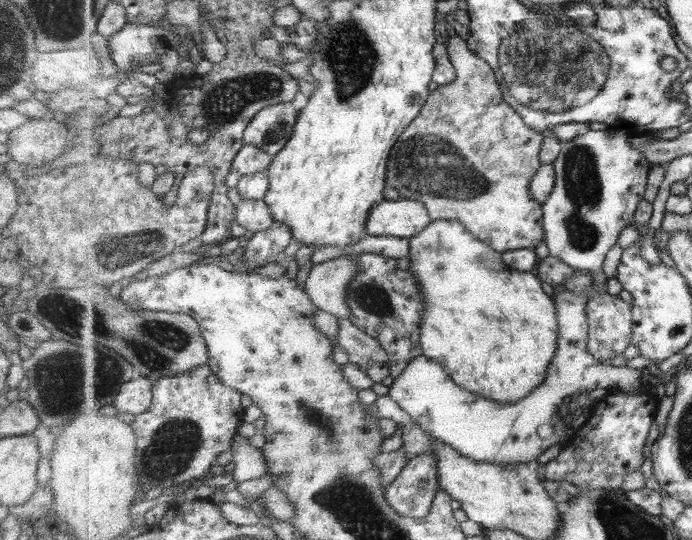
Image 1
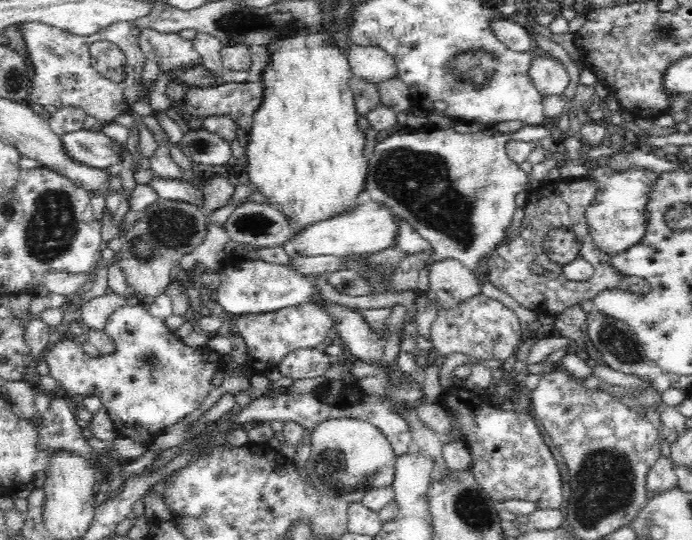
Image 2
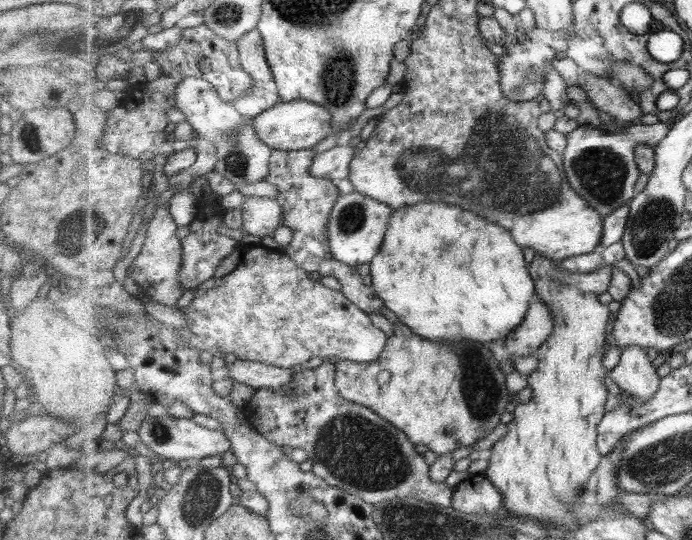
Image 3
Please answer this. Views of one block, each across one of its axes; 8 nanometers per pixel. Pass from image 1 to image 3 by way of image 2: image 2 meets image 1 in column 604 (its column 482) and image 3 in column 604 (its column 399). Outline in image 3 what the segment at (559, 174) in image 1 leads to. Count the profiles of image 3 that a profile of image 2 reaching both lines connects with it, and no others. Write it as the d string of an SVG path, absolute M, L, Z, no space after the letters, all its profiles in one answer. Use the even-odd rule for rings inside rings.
M662 123L637 124L623 132L597 129L591 125L580 125L568 134L568 146L564 154L564 170L571 187L593 205L604 218L629 204L637 195L636 185L640 181L640 170L635 161L636 146L645 143L653 148L669 134L671 125Z

